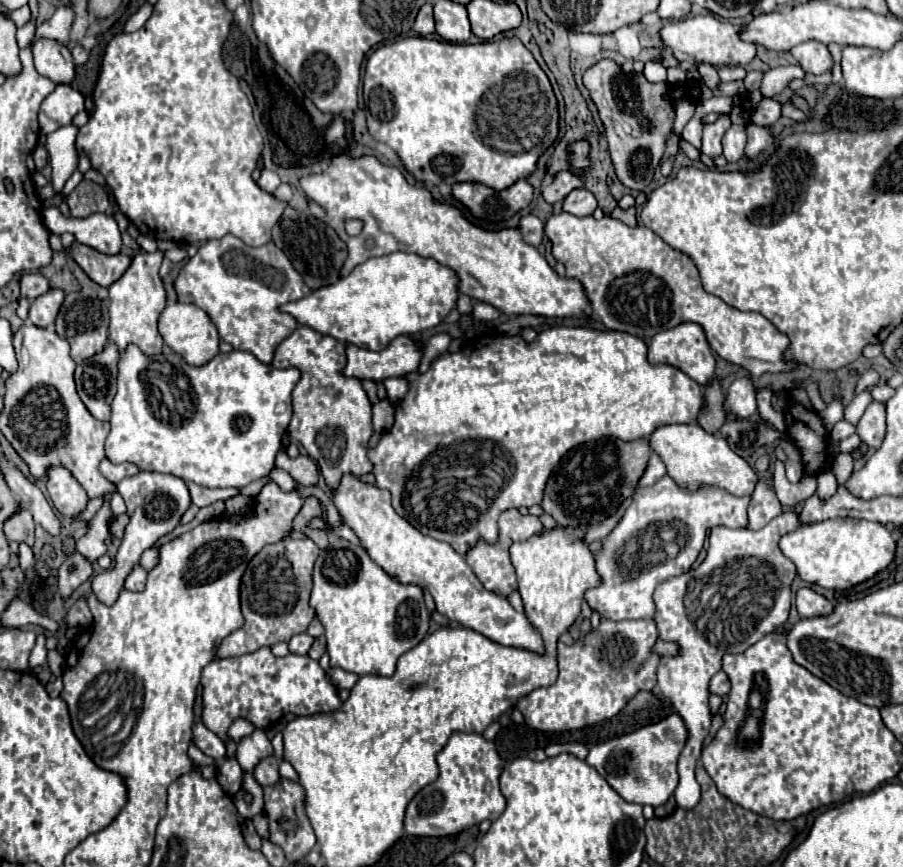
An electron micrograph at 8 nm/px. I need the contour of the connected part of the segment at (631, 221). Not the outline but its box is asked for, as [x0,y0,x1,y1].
[611,208,637,226]

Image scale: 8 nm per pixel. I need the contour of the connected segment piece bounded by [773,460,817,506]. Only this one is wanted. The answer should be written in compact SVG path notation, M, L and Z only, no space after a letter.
M775 460L775 476L773 476L773 486L777 492L777 498L785 506L795 506L799 502L805 502L809 496L815 494L817 488L817 478L815 476L805 476L799 484L791 484L785 476L785 466L781 460Z

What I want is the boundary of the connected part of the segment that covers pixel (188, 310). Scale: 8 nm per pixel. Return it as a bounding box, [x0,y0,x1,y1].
[159,302,219,366]

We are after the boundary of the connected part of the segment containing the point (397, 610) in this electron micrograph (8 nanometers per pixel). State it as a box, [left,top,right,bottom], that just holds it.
[311,536,429,676]

